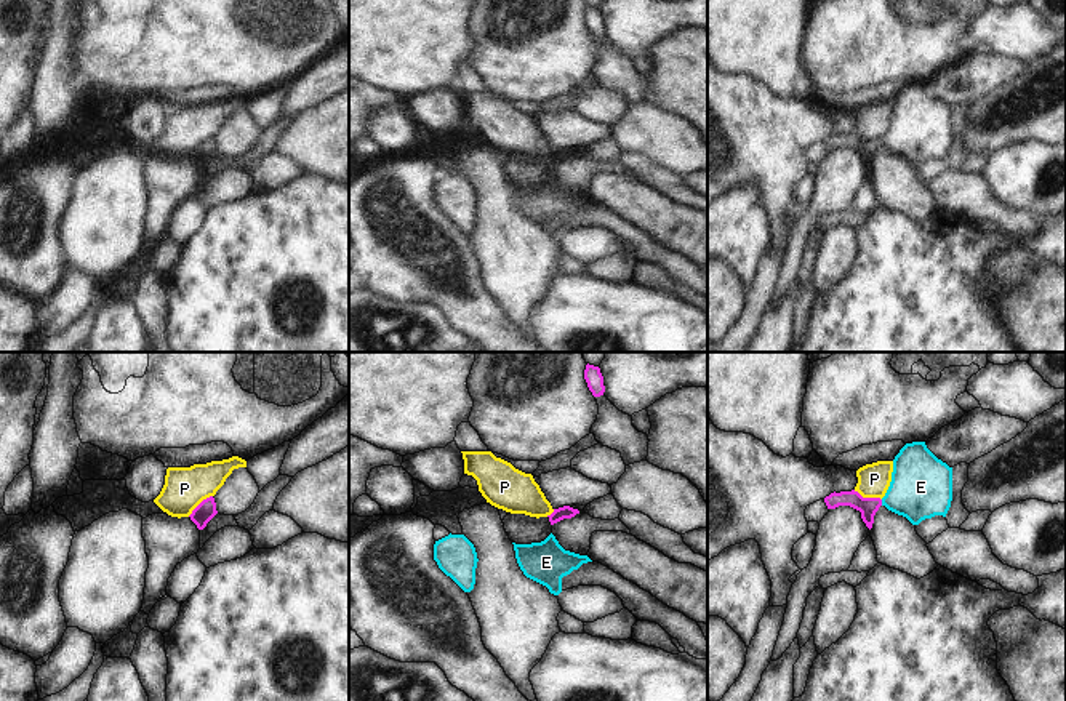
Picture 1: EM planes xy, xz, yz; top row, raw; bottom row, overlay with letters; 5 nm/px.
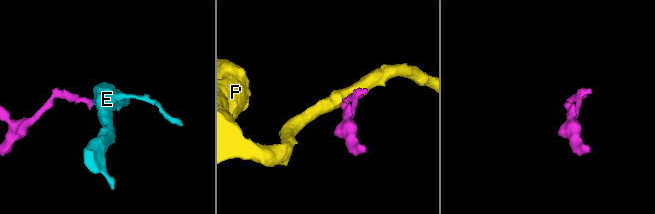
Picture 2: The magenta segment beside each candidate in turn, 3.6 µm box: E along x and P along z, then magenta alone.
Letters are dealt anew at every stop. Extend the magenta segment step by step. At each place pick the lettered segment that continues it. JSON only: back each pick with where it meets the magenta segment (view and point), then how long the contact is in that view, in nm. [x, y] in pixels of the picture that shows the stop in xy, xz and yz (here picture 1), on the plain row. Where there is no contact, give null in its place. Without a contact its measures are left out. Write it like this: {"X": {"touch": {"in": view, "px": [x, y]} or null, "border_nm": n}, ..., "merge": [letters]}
{"E": {"touch": {"in": "yz", "px": [881, 144]}, "border_nm": 30}, "merge": ["E"]}

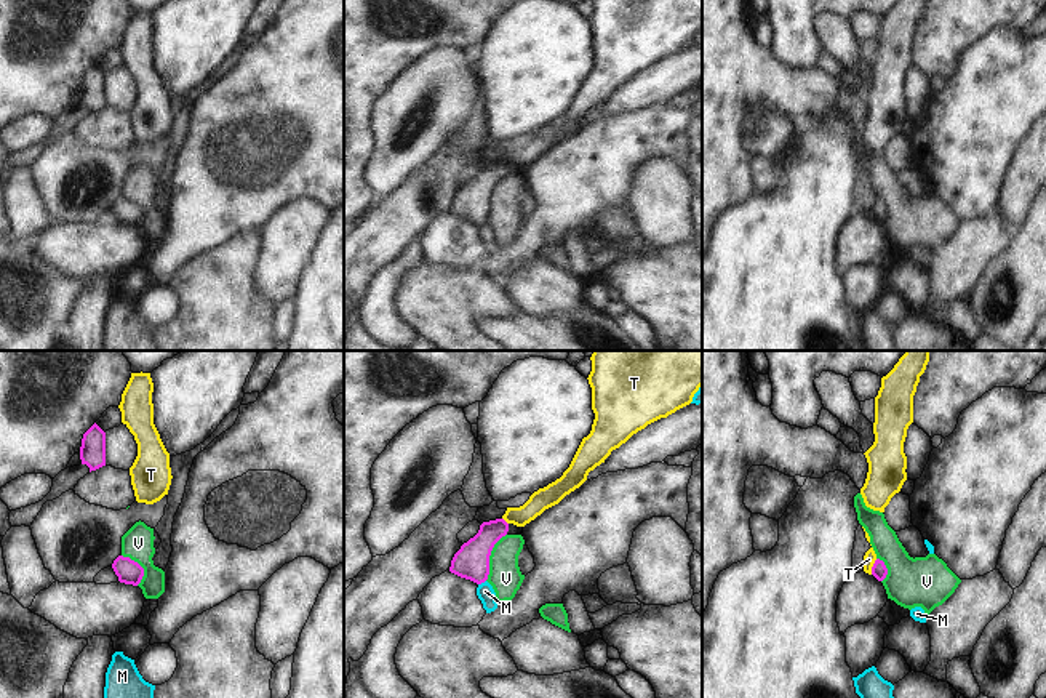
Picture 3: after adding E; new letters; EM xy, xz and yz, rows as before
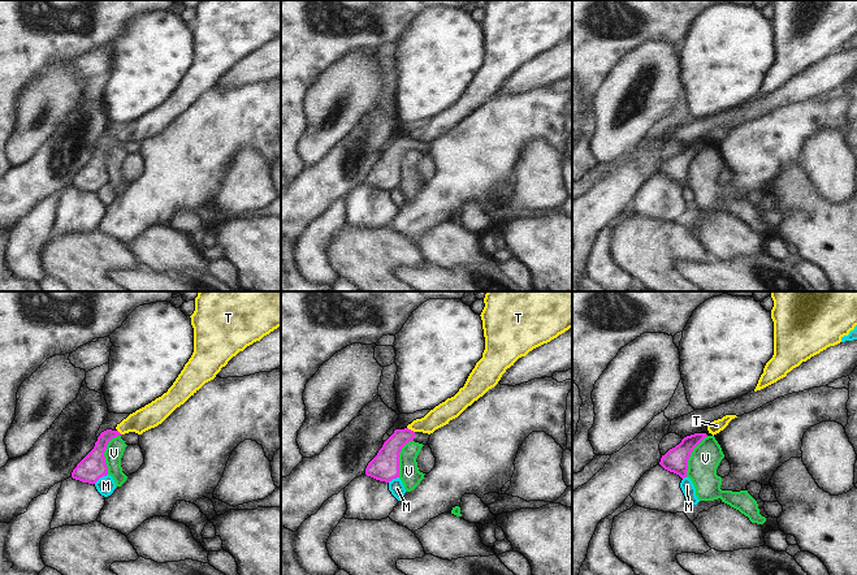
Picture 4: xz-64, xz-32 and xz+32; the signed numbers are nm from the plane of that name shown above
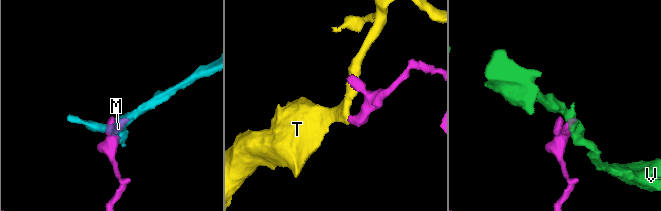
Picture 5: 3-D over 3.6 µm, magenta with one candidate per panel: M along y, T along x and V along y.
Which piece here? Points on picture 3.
{"merge": []}

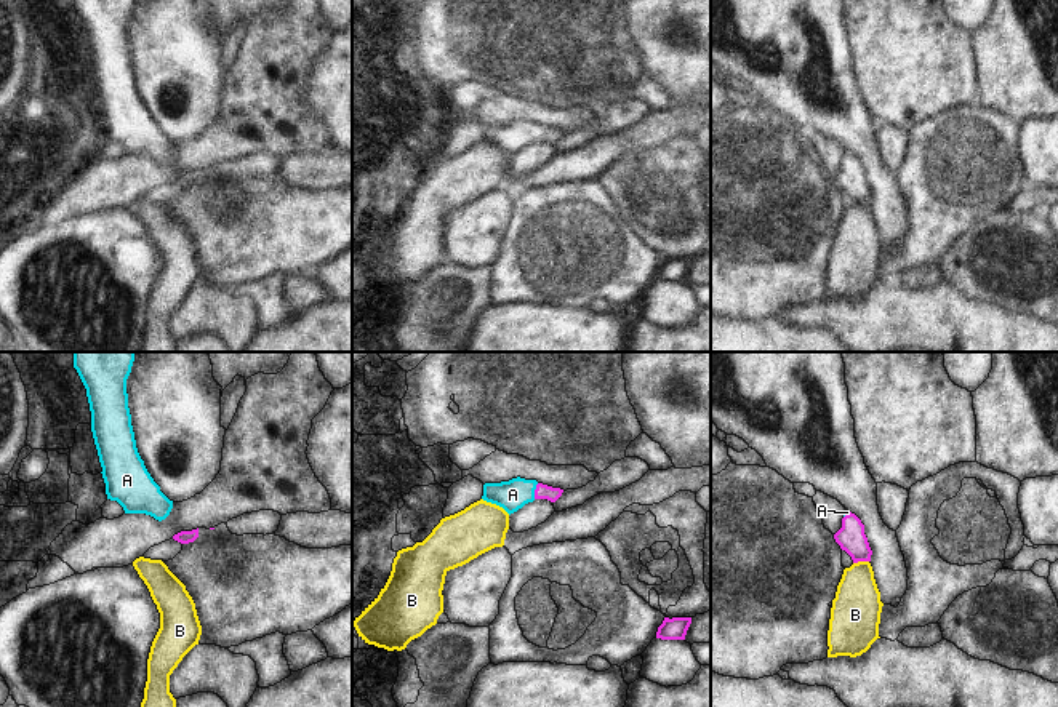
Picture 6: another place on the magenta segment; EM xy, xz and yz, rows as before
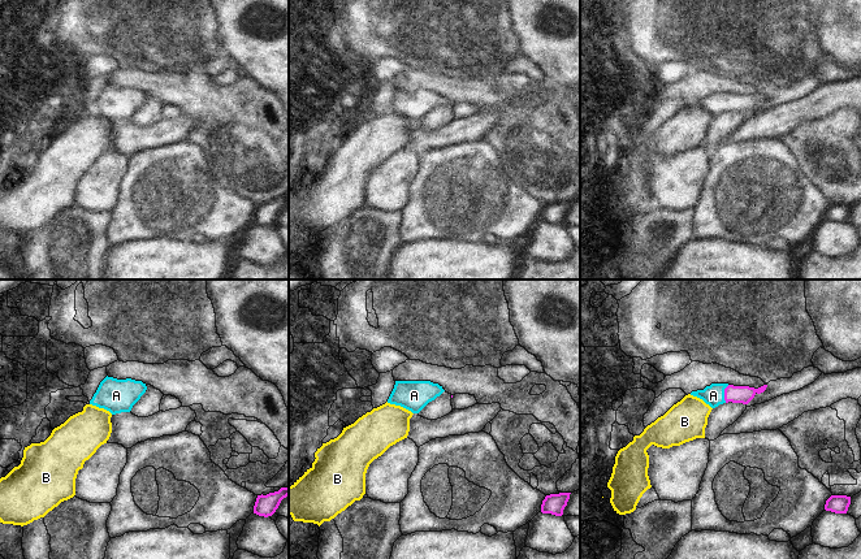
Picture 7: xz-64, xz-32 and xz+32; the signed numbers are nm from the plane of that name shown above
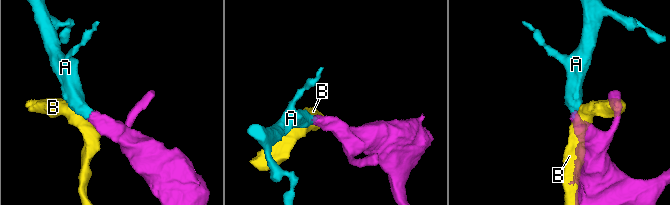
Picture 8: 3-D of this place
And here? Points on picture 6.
{"A": {"touch": {"in": "xz", "px": [535, 133]}, "border_nm": 80}, "merge": ["A"]}

